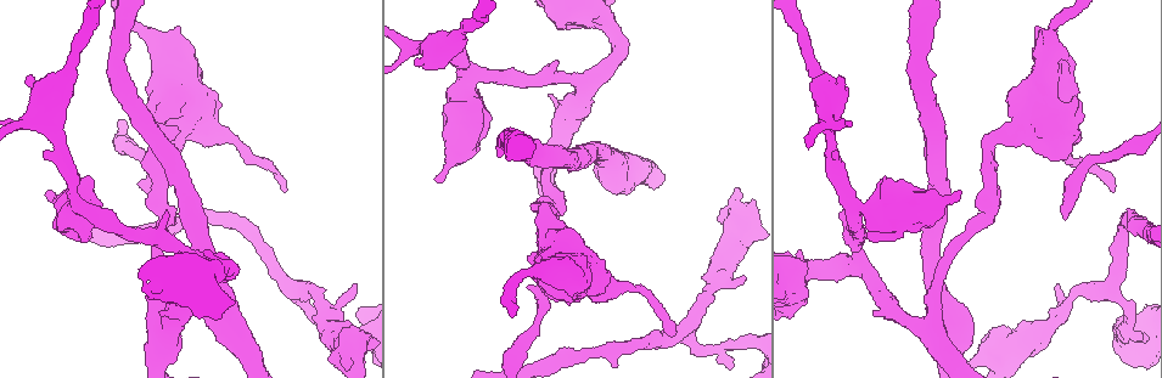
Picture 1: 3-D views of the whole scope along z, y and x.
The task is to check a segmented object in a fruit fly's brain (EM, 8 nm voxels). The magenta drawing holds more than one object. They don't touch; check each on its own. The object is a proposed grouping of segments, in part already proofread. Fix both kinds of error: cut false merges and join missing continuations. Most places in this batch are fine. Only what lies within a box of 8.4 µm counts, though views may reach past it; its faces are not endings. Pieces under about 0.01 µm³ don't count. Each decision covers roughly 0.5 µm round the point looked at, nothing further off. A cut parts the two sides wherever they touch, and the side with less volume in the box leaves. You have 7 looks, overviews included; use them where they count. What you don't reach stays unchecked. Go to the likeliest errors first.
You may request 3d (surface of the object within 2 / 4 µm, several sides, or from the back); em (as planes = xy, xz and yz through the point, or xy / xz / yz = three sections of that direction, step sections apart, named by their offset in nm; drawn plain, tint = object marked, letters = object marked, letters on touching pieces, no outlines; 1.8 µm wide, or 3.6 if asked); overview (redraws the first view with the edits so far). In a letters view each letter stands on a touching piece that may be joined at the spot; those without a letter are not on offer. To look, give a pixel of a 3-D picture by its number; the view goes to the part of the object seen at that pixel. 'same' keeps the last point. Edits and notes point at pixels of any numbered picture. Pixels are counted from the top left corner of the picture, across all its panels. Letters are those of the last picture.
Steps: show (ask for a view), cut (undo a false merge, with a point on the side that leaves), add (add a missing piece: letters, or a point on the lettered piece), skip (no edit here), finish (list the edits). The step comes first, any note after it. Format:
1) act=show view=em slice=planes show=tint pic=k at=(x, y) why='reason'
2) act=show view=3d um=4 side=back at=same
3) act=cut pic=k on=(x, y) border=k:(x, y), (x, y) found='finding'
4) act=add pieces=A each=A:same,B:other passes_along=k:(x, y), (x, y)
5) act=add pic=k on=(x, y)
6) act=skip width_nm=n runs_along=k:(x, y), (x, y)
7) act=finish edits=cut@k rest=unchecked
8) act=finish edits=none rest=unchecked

act=show view=em um=3.6 slice=planes show=letters pic=1 at=(1065, 220)

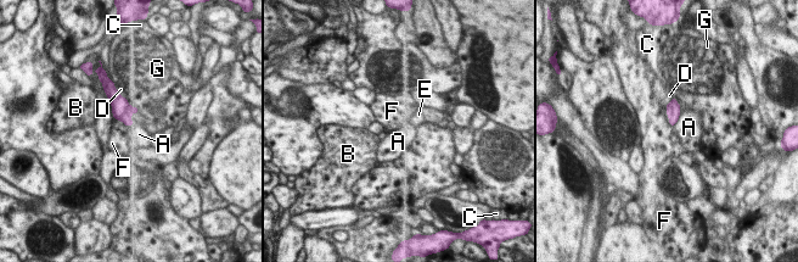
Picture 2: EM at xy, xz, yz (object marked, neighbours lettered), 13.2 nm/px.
act=add pieces=E longest_contact=D:260nm each=A:other,B:other,C:other,D:other,E:same,F:other,G:other passes_along=2:(122, 111), (130, 116), (138, 118) found='the cell continues'

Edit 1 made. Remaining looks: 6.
act=show view=3d um=2 pic=1 at=(1058, 283) why='branch stops here'

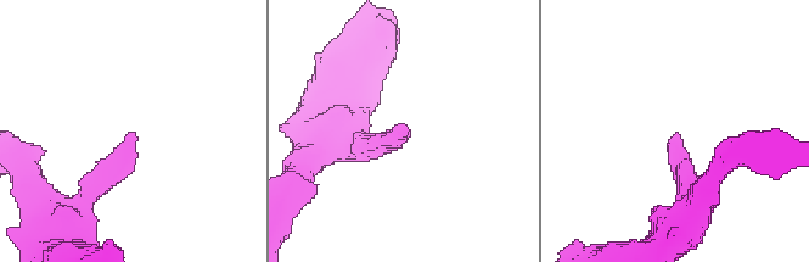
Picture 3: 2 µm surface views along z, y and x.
act=show view=em slice=planes show=letters pic=3 at=(405, 132)

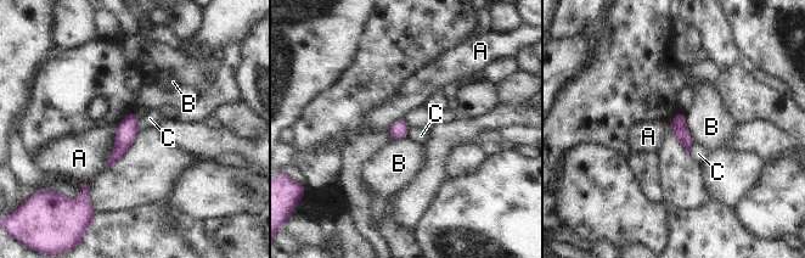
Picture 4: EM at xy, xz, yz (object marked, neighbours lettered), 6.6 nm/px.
act=skip each=A:other,B:other,C:other border=4:(692, 136), (690, 153) found='none of them fits'

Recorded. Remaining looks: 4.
act=finish edits=add@2 rest=unchecked

